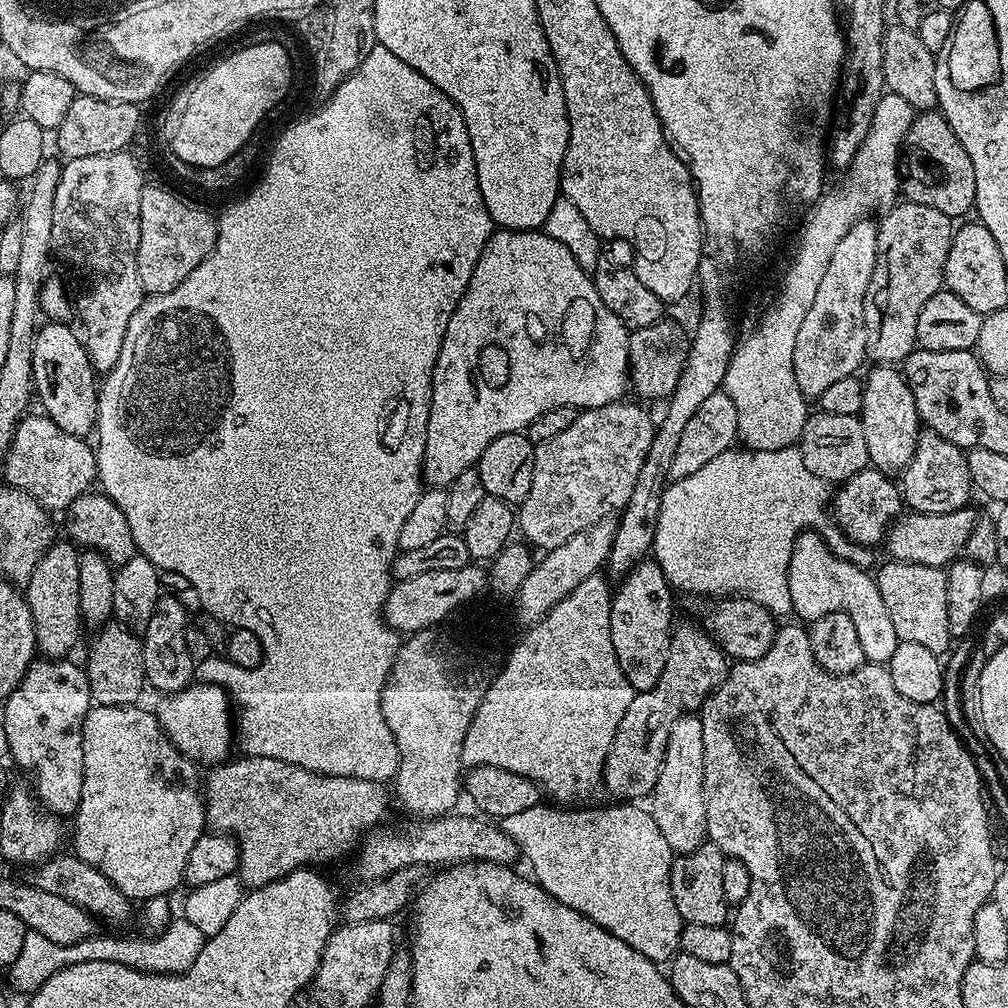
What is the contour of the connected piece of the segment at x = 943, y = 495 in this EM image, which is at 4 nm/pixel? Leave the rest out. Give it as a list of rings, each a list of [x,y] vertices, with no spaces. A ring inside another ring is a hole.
[[[927,430],[921,431],[916,453],[912,461],[904,468],[902,479],[904,479],[903,503],[917,512],[921,508],[946,508],[944,514],[953,513],[952,504],[960,506],[960,500],[968,504],[969,500],[964,497],[964,492],[970,496],[974,492],[972,479],[968,473],[968,458],[965,449],[954,446],[954,442]],[[936,488],[940,488],[940,492],[936,492]]]

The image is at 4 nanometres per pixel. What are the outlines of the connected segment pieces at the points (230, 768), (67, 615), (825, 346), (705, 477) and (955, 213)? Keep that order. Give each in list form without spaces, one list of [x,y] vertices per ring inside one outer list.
[[[241,755],[239,759],[229,758],[209,767],[208,777],[202,780],[202,795],[207,827],[232,837],[240,848],[238,876],[249,889],[266,886],[299,868],[321,866],[346,855],[363,832],[378,827],[388,816],[390,792],[379,780],[323,776],[278,758]]]
[[[53,542],[42,554],[34,574],[26,585],[26,599],[30,606],[30,618],[34,618],[36,647],[41,657],[62,660],[71,657],[72,647],[80,640],[82,621],[78,610],[78,562],[80,552],[72,542]]]
[[[875,219],[860,220],[838,242],[826,275],[818,286],[814,303],[798,329],[794,345],[794,382],[806,398],[820,396],[843,382],[866,360],[866,322],[864,303],[878,254],[879,227]]]
[[[733,446],[728,448],[722,454],[718,454],[718,458],[714,458],[710,462],[706,462],[706,466],[701,466],[695,474],[689,474],[688,477],[681,480],[673,480],[665,488],[662,494],[662,502],[660,503],[660,513],[656,519],[656,537],[652,543],[651,555],[654,557],[656,565],[662,570],[662,574],[666,574],[668,583],[673,589],[684,592],[701,592],[704,598],[743,598],[745,600],[753,600],[758,602],[770,610],[772,615],[777,618],[783,618],[792,612],[792,603],[790,602],[790,590],[788,589],[788,563],[790,562],[790,554],[792,547],[801,532],[805,530],[817,530],[822,532],[824,541],[828,547],[835,553],[856,565],[859,568],[873,569],[878,562],[875,552],[871,547],[863,544],[852,544],[848,537],[841,530],[835,521],[832,521],[829,508],[831,503],[832,490],[829,483],[818,478],[816,474],[811,473],[803,461],[799,447],[783,448],[782,450],[754,450],[753,448],[745,448],[743,446]]]
[[[921,111],[910,126],[902,149],[902,176],[902,192],[911,203],[942,210],[942,214],[953,218],[971,213],[976,207],[974,162],[970,162],[966,146],[958,142],[954,130],[939,111]]]

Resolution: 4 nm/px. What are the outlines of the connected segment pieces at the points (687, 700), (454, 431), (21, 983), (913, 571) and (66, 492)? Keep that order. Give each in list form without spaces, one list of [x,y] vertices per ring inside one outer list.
[[[684,624],[675,629],[666,654],[666,666],[658,682],[645,692],[638,692],[618,730],[610,754],[604,763],[603,787],[620,802],[640,802],[651,797],[664,761],[668,730],[682,713],[692,714],[703,708],[713,690],[728,677],[730,664],[725,652],[703,627]]]
[[[507,230],[493,231],[491,238],[486,242],[478,262],[474,266],[474,274],[470,274],[470,282],[446,326],[446,334],[442,338],[442,346],[438,350],[436,365],[432,371],[432,405],[430,418],[426,422],[426,450],[424,451],[424,470],[422,480],[425,485],[433,488],[447,489],[448,485],[462,474],[462,470],[470,470],[479,464],[486,446],[494,442],[494,438],[502,438],[502,434],[524,432],[538,418],[538,414],[546,414],[546,410],[554,410],[558,406],[570,406],[577,410],[597,408],[607,404],[615,404],[626,390],[628,372],[628,338],[629,329],[623,322],[614,318],[610,310],[606,310],[606,302],[598,298],[598,290],[594,286],[591,275],[578,266],[574,254],[562,246],[554,238],[550,238],[543,230],[531,232],[509,232]]]
[[[183,916],[173,917],[163,932],[145,937],[140,939],[97,934],[90,939],[83,939],[82,942],[62,944],[43,937],[37,931],[28,930],[25,941],[22,942],[21,953],[8,969],[8,975],[23,994],[35,992],[46,978],[52,977],[66,966],[77,965],[78,962],[118,962],[119,965],[130,966],[139,972],[176,975],[184,973],[194,964],[206,939],[198,926],[191,924]]]
[[[889,559],[888,564],[881,563],[875,569],[878,594],[886,602],[886,610],[894,622],[894,634],[906,642],[926,646],[926,650],[937,654],[954,643],[948,617],[948,573],[944,568],[918,566],[910,562]]]
[[[26,414],[14,430],[14,438],[2,461],[9,485],[33,496],[49,510],[67,510],[75,499],[87,493],[97,479],[96,453],[83,436],[66,434],[51,418],[43,414]]]

